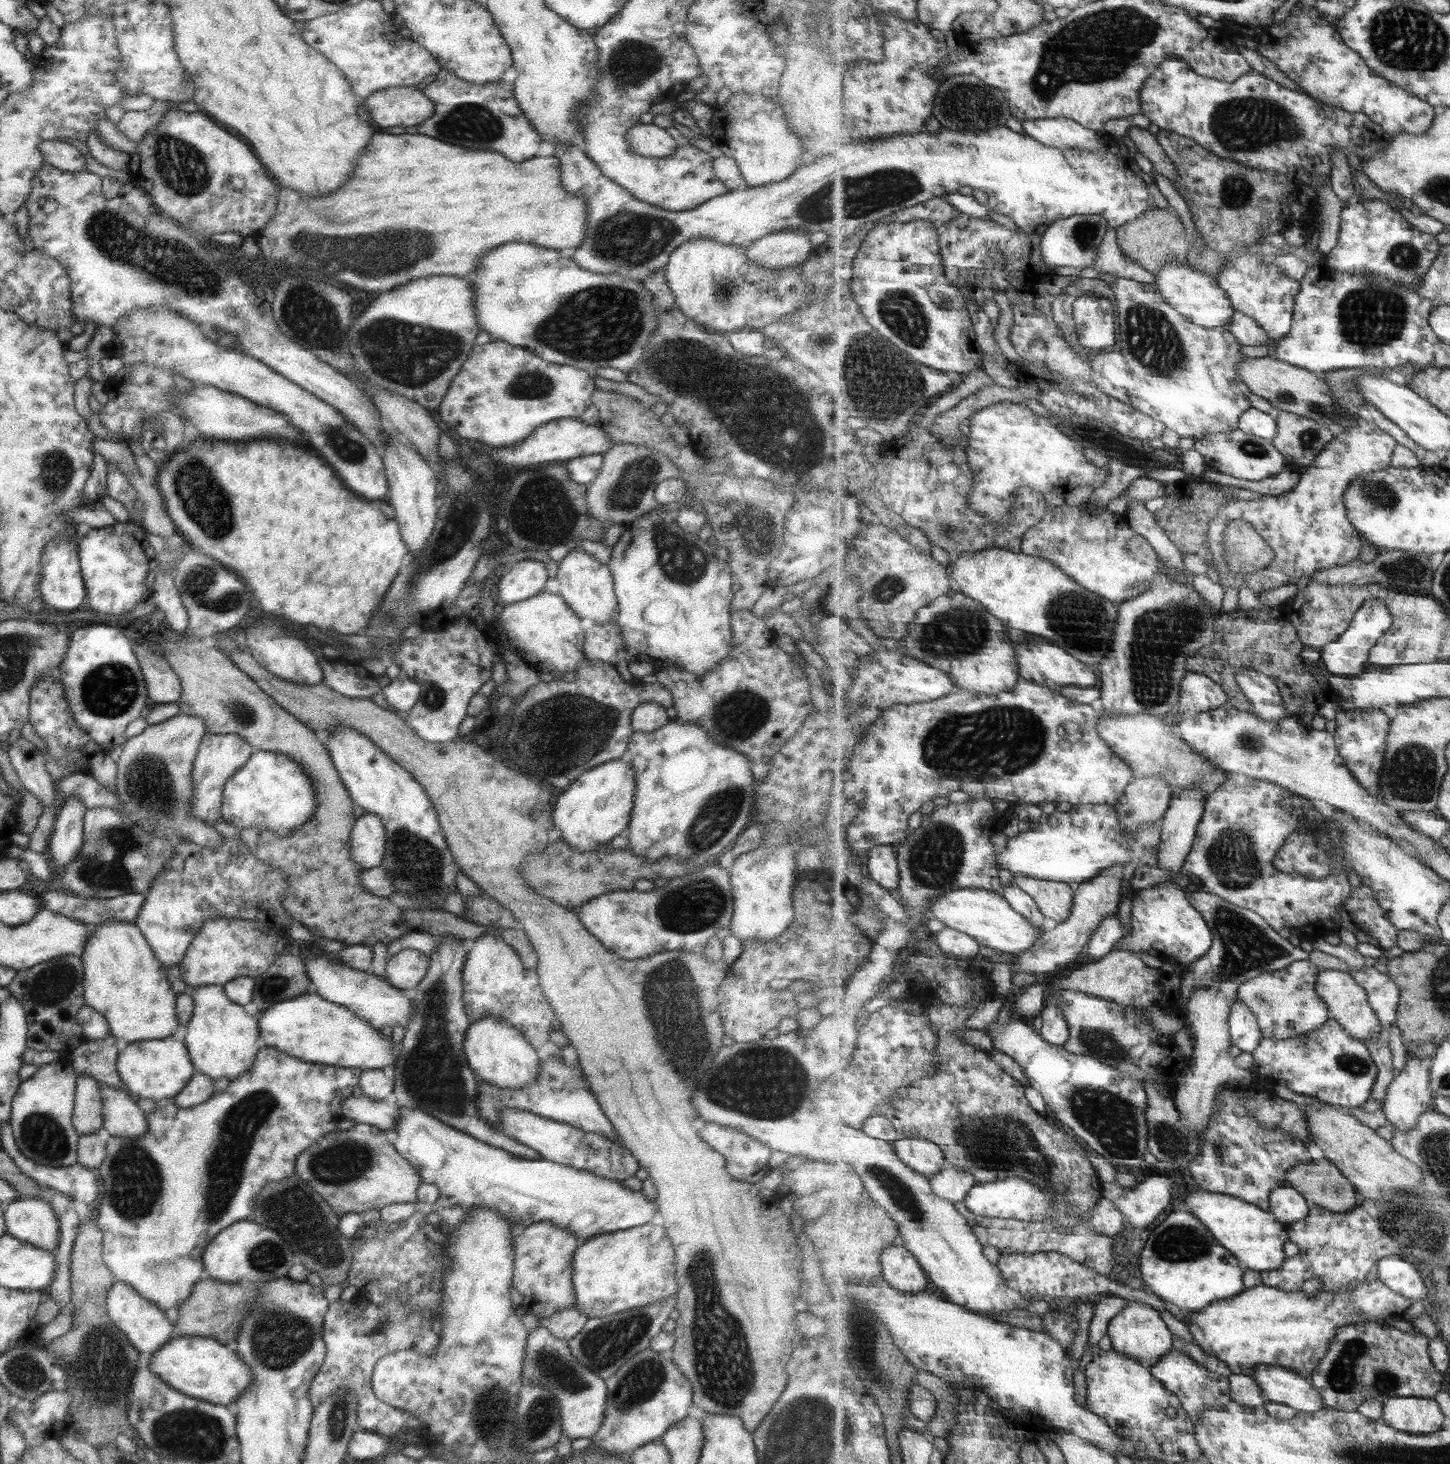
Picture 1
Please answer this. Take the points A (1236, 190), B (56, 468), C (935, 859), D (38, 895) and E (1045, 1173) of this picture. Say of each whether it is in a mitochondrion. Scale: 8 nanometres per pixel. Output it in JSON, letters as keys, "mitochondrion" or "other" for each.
{"A":"mitochondrion","B":"mitochondrion","C":"mitochondrion","D":"other","E":"mitochondrion"}

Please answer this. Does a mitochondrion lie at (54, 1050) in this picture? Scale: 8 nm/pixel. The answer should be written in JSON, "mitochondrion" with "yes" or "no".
{"mitochondrion":"no"}

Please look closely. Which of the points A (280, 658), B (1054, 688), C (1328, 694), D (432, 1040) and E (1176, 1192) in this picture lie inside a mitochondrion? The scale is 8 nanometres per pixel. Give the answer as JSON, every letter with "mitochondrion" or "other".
{"A":"other","B":"other","C":"other","D":"mitochondrion","E":"other"}

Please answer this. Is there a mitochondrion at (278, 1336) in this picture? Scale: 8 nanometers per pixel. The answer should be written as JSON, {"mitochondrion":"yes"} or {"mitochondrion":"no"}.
{"mitochondrion":"yes"}

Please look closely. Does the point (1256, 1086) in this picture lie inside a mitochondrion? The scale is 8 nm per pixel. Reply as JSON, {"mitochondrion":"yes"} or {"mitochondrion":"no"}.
{"mitochondrion":"no"}

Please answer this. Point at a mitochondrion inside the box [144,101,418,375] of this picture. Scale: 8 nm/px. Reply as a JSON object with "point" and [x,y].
{"point":[316,315]}

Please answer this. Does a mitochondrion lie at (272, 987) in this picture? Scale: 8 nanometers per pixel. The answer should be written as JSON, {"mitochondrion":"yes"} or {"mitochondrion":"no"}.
{"mitochondrion":"yes"}

